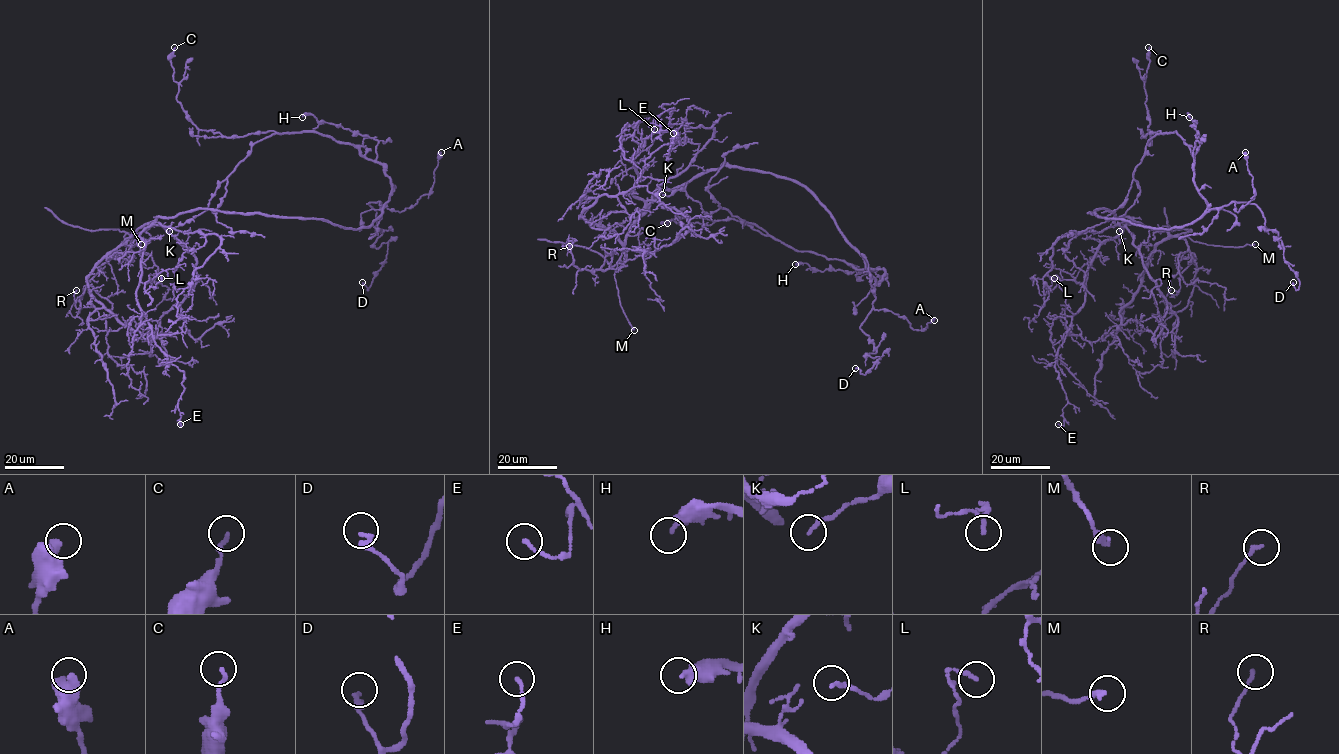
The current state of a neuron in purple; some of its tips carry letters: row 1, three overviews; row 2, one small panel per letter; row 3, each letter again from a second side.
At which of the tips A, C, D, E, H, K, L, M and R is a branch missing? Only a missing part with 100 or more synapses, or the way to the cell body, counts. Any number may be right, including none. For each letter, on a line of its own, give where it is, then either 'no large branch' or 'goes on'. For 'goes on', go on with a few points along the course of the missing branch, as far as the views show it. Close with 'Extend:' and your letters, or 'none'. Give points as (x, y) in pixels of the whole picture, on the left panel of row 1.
A: (441, 152) | no large branch
C: (174, 47) | no large branch
D: (362, 282) | no large branch
E: (180, 424) | no large branch
H: (302, 117) | no large branch
K: (169, 231) | no large branch
L: (161, 278) | no large branch
M: (141, 244) | no large branch
R: (76, 290) | no large branch
Extend: none

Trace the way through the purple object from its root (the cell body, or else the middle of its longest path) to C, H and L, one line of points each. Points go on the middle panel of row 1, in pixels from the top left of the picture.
C: (811, 193), (879, 282), (882, 268), (857, 269), (796, 251), (733, 219), (667, 223)
H: (811, 193), (858, 252), (874, 280), (879, 282), (884, 274), (882, 268), (820, 271), (806, 263), (795, 264)
L: (811, 193), (721, 165), (648, 206), (632, 193), (633, 159), (643, 149), (638, 124), (646, 119), (654, 129)

